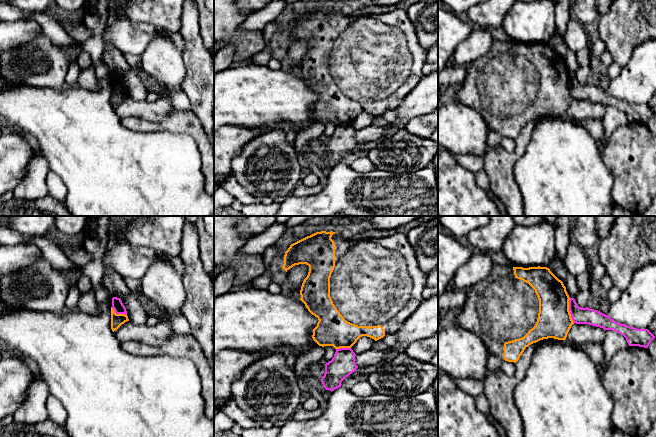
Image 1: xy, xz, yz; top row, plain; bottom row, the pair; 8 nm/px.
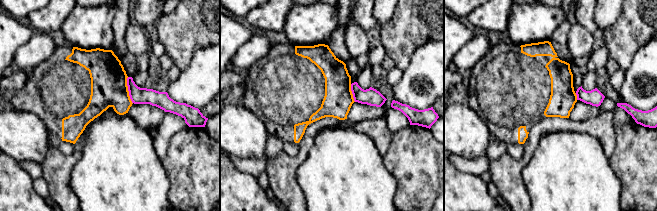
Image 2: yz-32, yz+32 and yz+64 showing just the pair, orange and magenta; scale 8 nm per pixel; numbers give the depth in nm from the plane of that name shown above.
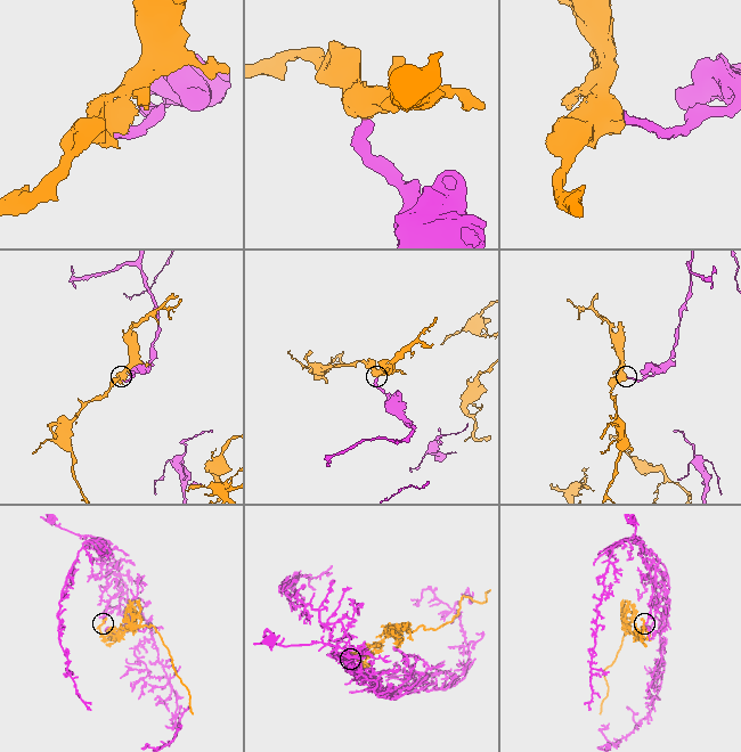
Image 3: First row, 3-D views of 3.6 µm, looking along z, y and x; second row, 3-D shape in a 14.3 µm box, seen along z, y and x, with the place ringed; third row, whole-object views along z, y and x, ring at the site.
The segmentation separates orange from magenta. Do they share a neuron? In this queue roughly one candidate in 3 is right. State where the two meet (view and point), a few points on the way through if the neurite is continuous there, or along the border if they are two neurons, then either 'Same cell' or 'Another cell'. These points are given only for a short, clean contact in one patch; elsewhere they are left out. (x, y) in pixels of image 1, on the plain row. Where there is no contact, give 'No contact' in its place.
Touches orange at yz (568, 86). Boundary: yz (569, 74), (569, 89), (574, 98). Another cell

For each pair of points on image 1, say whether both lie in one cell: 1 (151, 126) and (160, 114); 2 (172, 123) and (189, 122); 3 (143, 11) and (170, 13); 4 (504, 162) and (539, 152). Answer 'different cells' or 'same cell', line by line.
1: different cells
2: same cell
3: same cell
4: different cells

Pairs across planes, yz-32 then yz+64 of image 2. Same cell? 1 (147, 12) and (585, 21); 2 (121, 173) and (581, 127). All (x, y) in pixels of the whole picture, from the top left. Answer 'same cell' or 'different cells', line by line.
1: same cell
2: different cells

